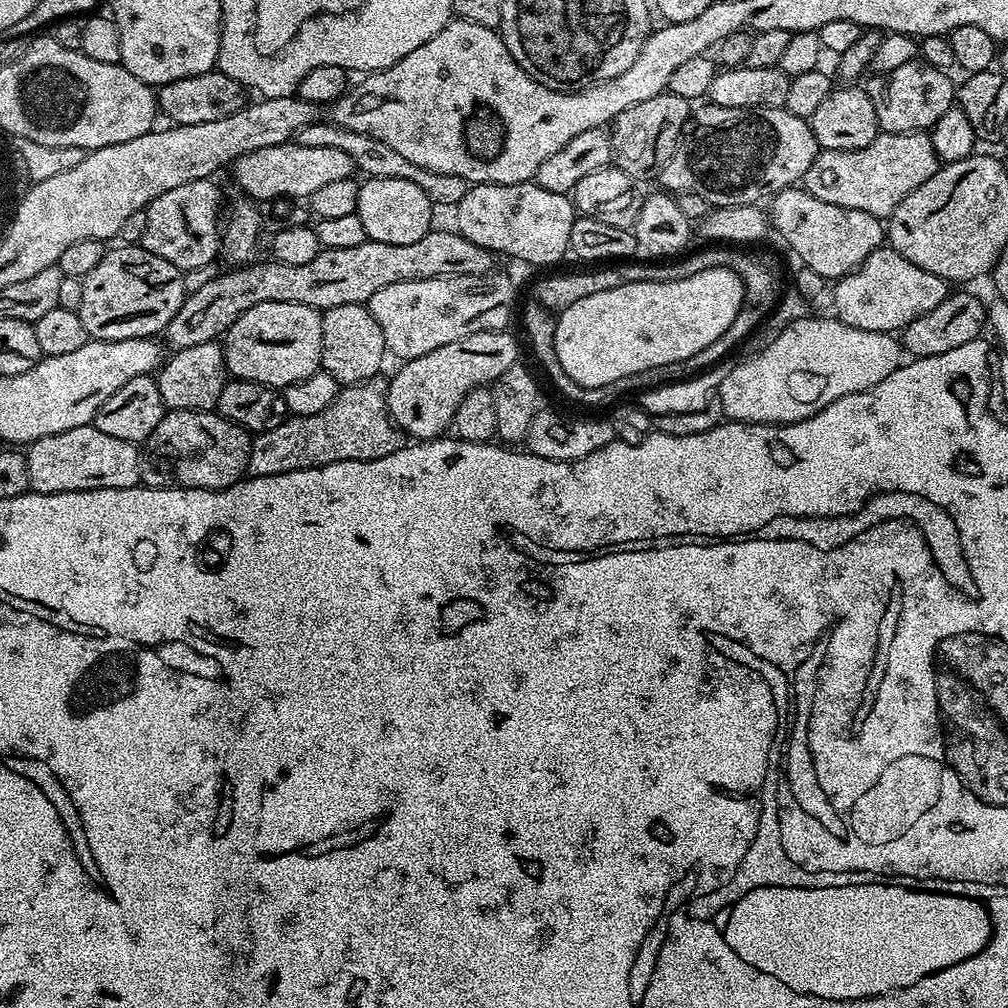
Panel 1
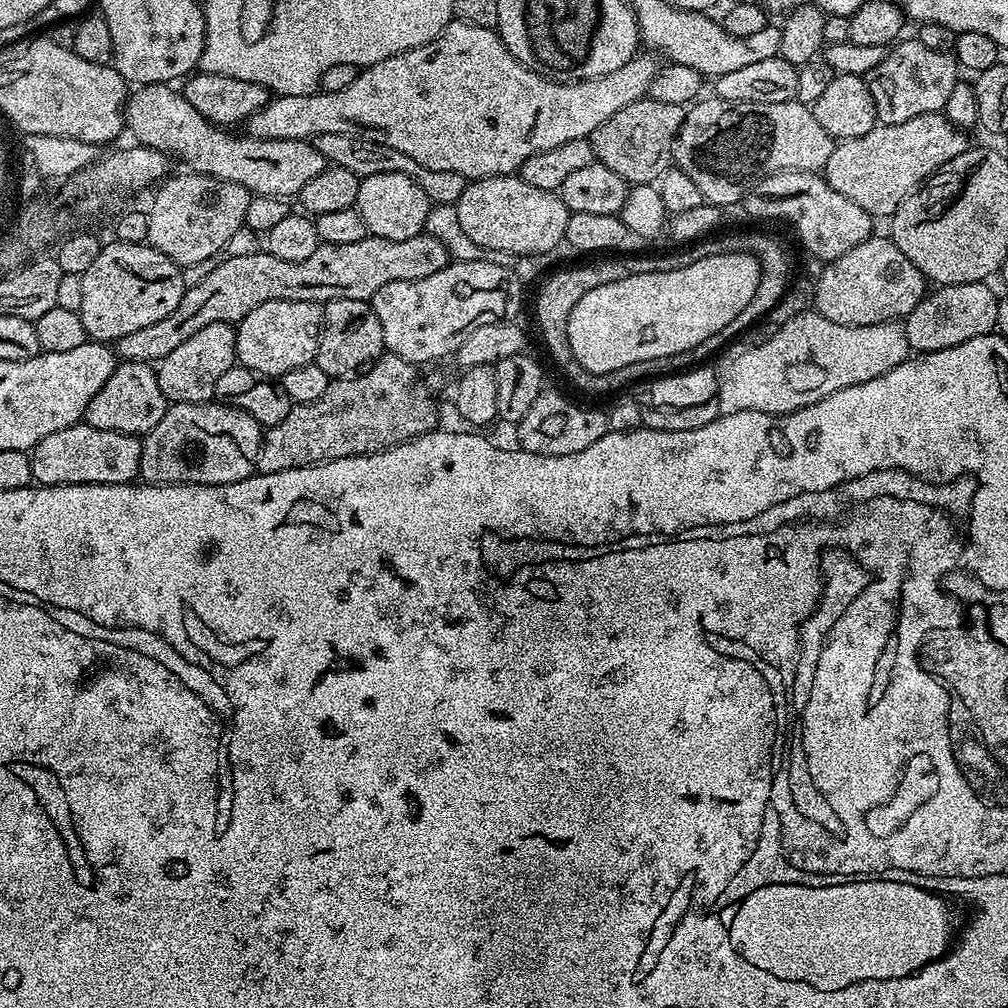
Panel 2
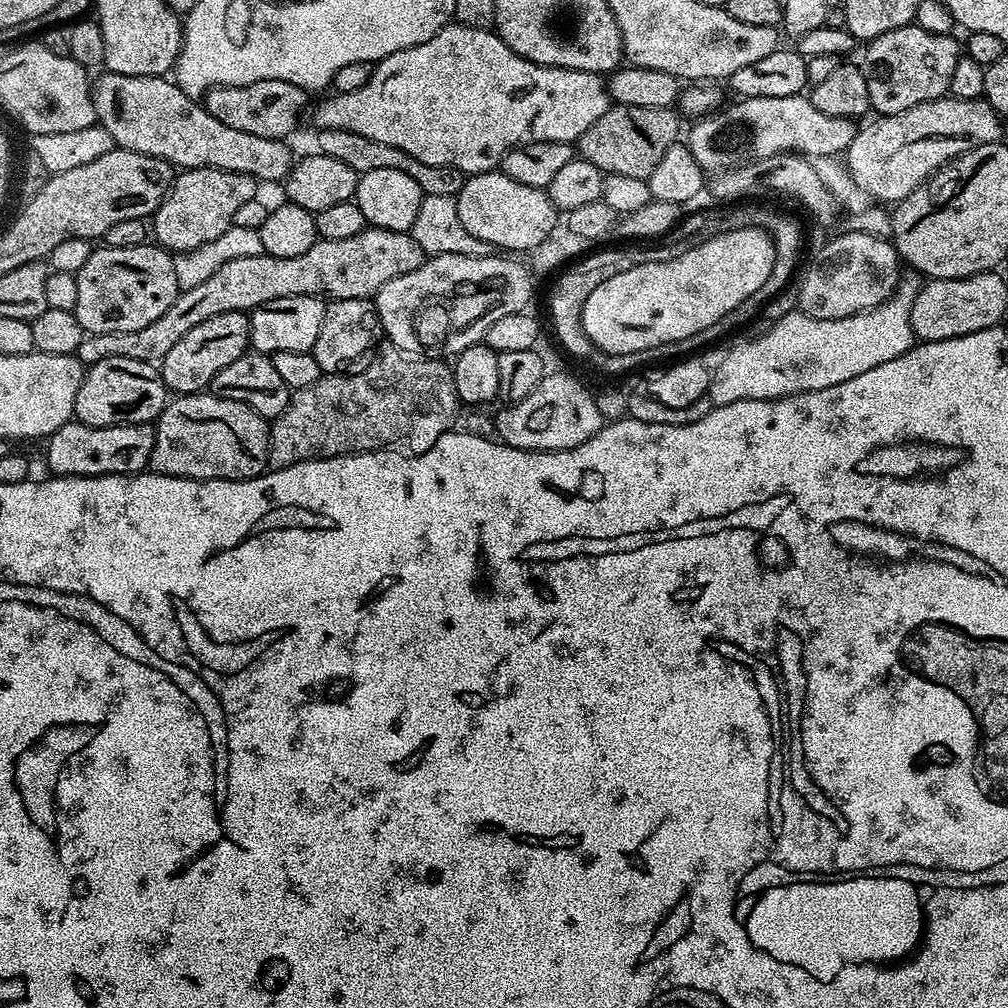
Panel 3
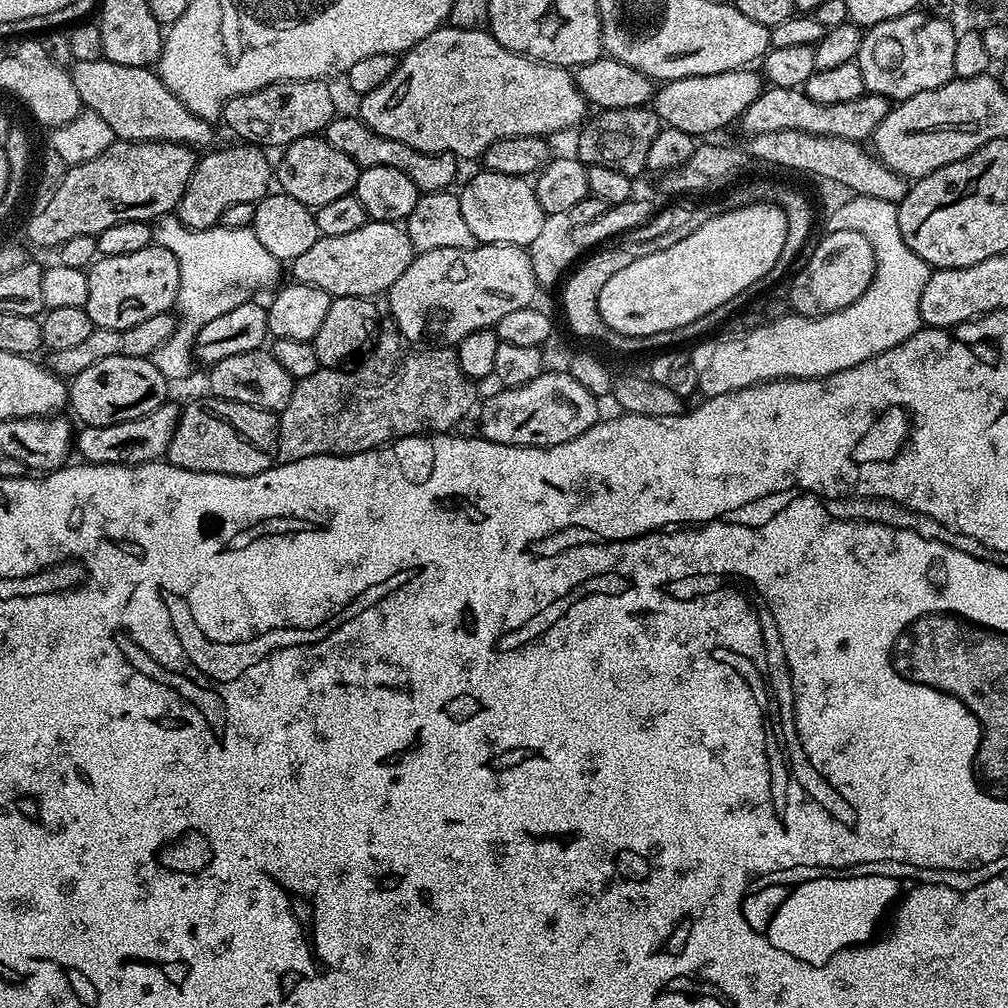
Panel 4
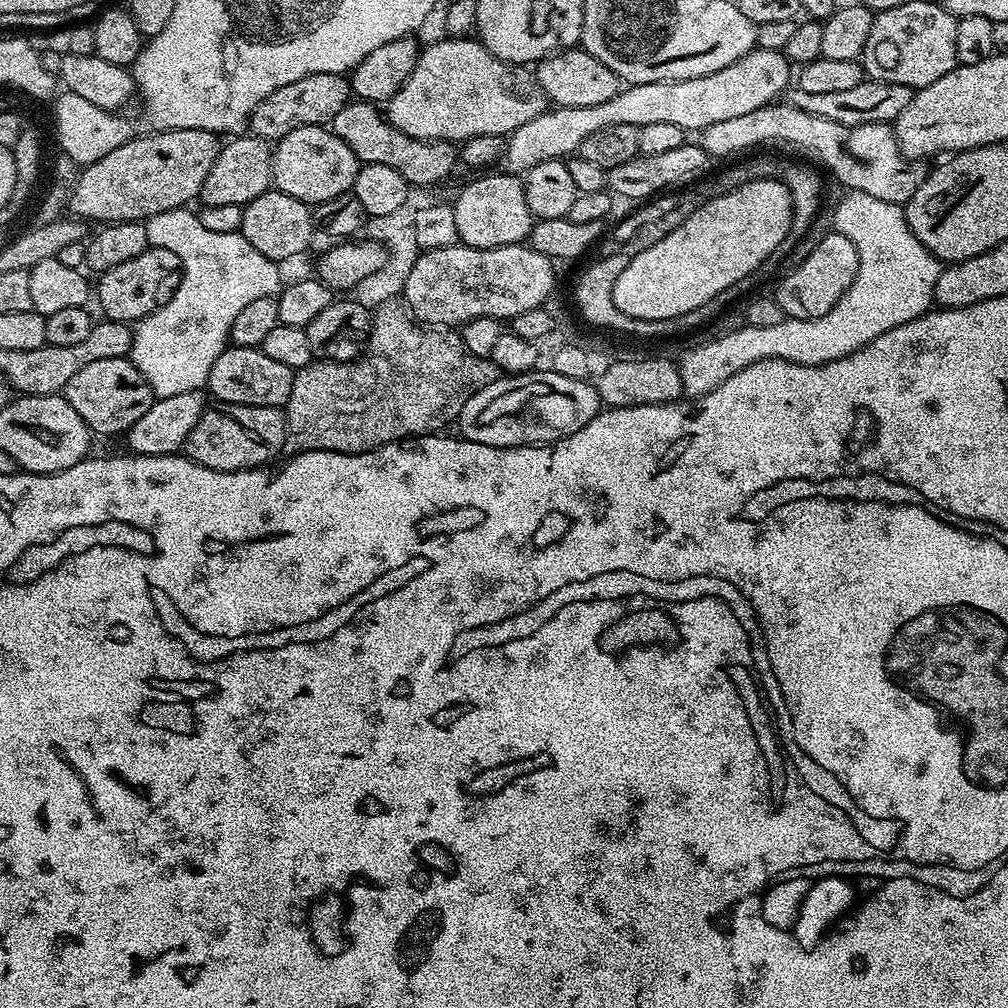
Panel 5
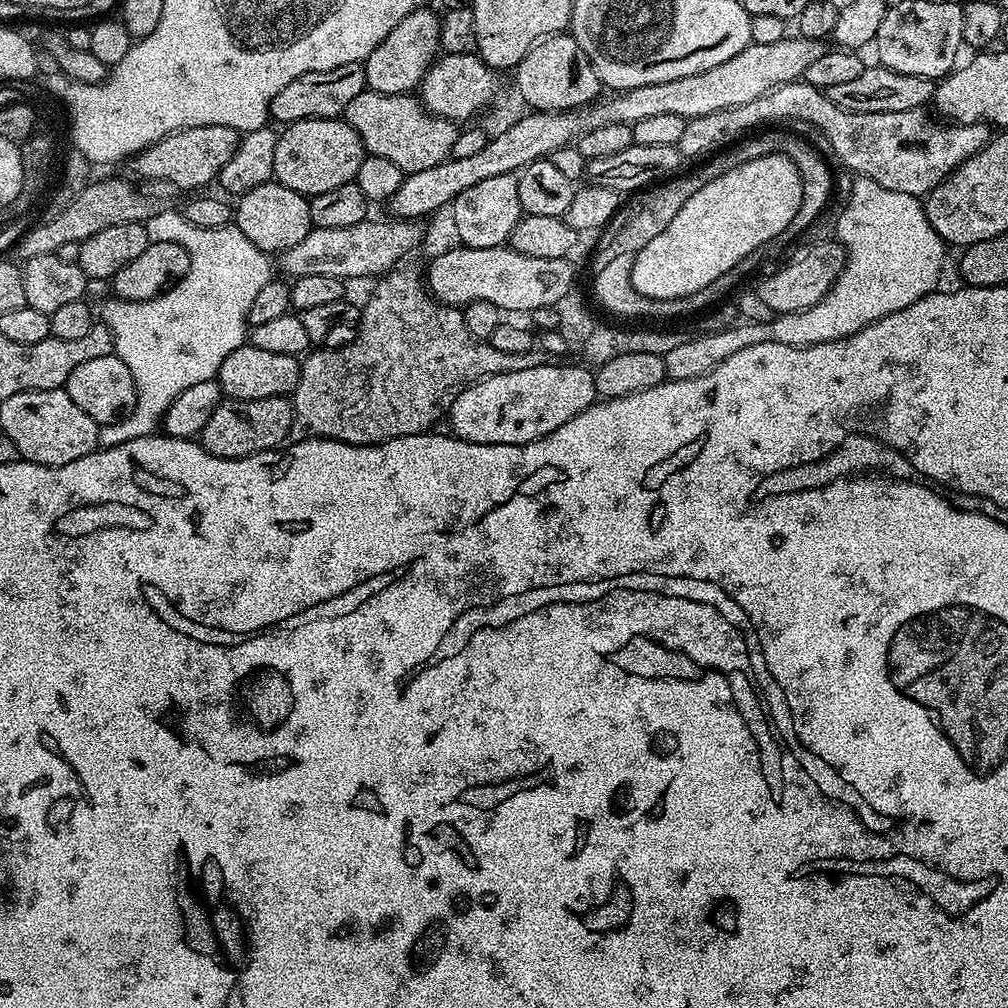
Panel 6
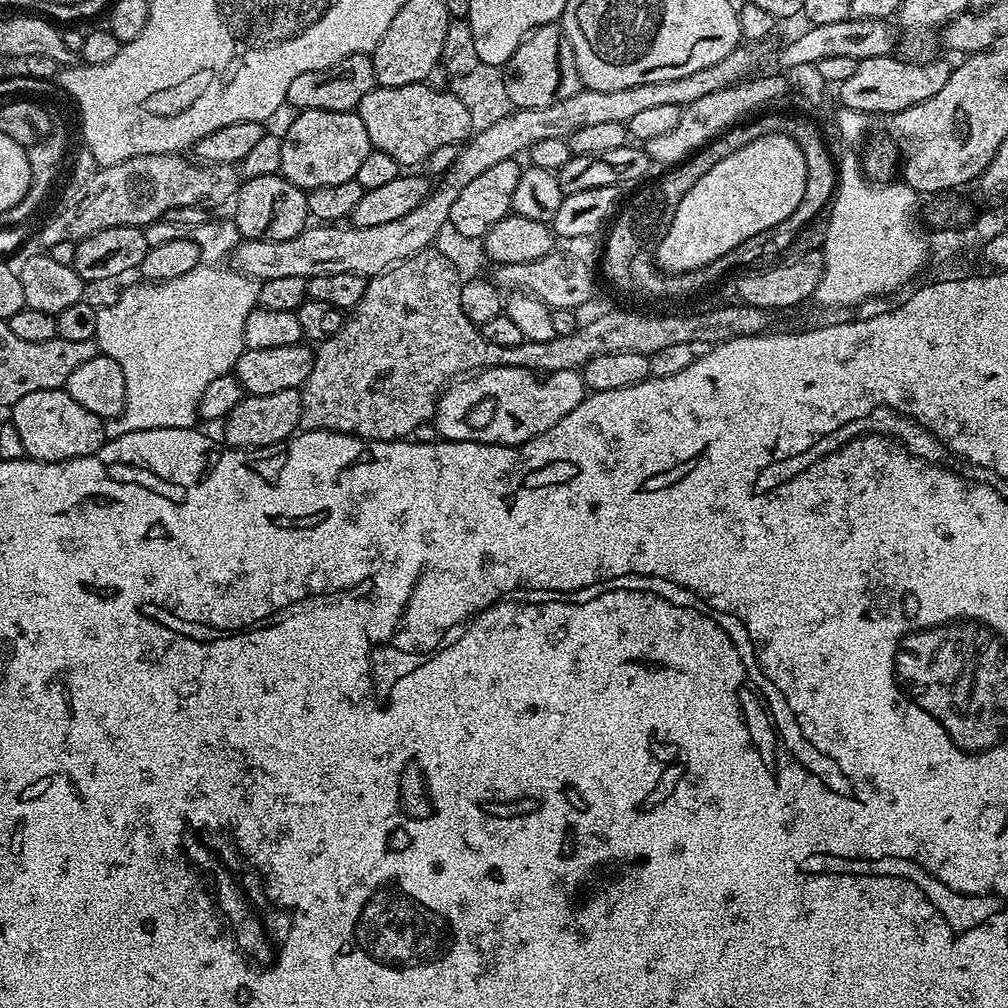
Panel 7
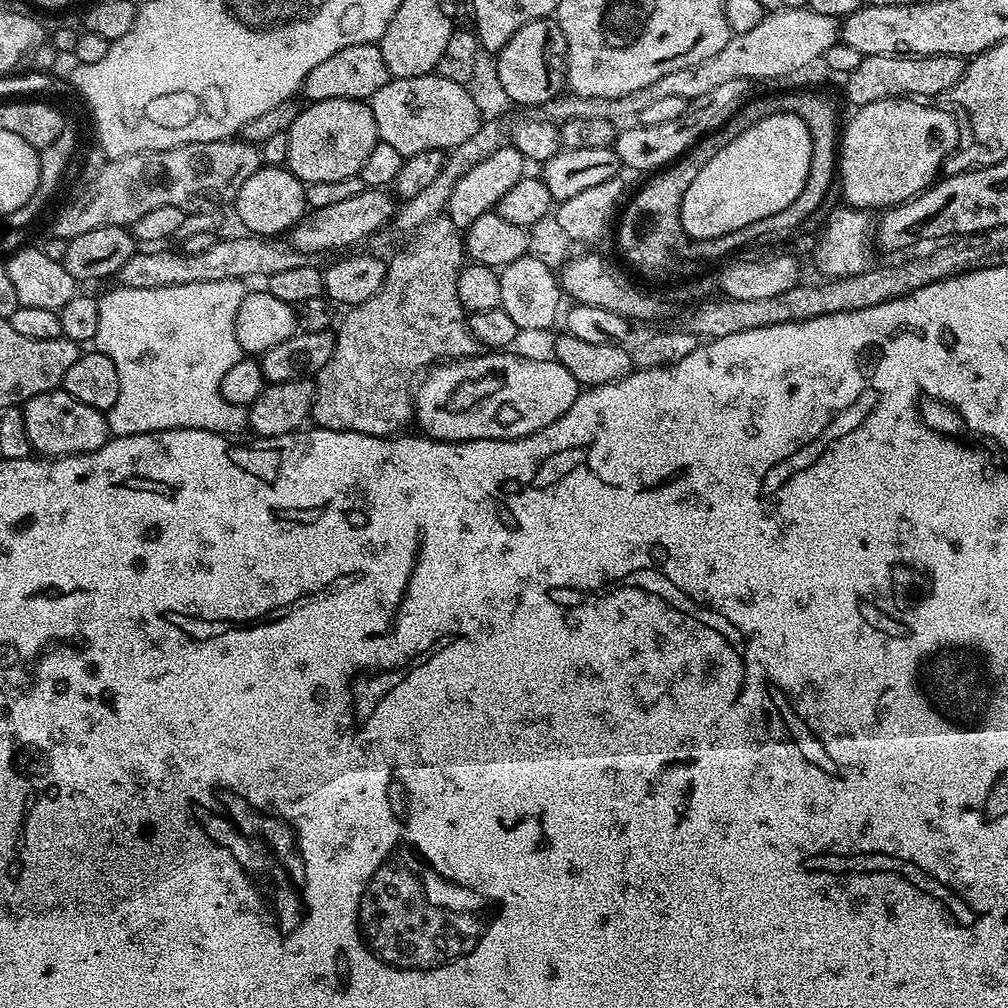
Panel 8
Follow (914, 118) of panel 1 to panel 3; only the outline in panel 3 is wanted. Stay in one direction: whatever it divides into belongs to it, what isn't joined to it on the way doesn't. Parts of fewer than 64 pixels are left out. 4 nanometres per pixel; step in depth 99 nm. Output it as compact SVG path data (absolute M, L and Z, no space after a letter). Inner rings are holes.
M913 22L867 41L862 67L872 112L882 116L902 114L910 106L949 95L950 78L954 78L954 66L962 55L961 41L959 44L955 38L952 34L930 33Z

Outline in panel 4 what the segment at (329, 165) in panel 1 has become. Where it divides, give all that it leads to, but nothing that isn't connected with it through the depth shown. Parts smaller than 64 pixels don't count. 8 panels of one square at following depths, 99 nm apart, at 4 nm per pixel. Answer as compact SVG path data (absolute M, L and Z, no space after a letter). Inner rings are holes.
M103 58L96 61L77 60L71 65L74 90L78 90L81 105L87 111L94 113L97 120L106 122L110 126L116 140L161 140L175 144L187 144L193 150L204 150L212 140L213 125L209 121L198 118L198 114L191 112L170 89L162 83L159 75L151 67L118 66L118 62L110 62Z

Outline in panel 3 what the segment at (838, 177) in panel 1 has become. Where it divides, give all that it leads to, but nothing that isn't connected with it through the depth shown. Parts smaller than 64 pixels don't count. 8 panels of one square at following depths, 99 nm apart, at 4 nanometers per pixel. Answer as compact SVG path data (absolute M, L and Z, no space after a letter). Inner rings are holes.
M951 94L941 96L939 100L927 100L918 106L910 106L910 110L902 110L902 114L889 116L877 115L869 119L868 125L857 127L854 142L850 142L846 159L848 159L848 172L852 180L868 196L873 196L873 201L899 202L906 199L917 186L924 183L934 172L940 171L950 160L966 154L978 146L997 143L1001 139L1000 113L988 105L987 100L959 100Z

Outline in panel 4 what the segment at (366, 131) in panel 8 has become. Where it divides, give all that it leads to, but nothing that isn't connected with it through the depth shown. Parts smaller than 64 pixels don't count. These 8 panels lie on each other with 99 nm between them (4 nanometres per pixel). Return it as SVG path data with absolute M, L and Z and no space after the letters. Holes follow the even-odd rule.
M323 135L298 138L279 153L280 164L275 165L274 176L279 191L290 198L298 198L307 208L313 210L326 206L326 202L335 202L343 196L353 195L360 177L360 168L342 150L334 150Z

